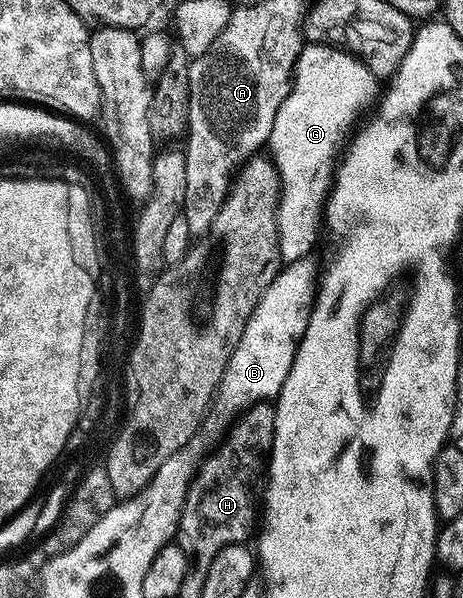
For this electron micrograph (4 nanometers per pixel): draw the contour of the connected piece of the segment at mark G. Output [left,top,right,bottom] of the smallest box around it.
[268,45,379,264]

